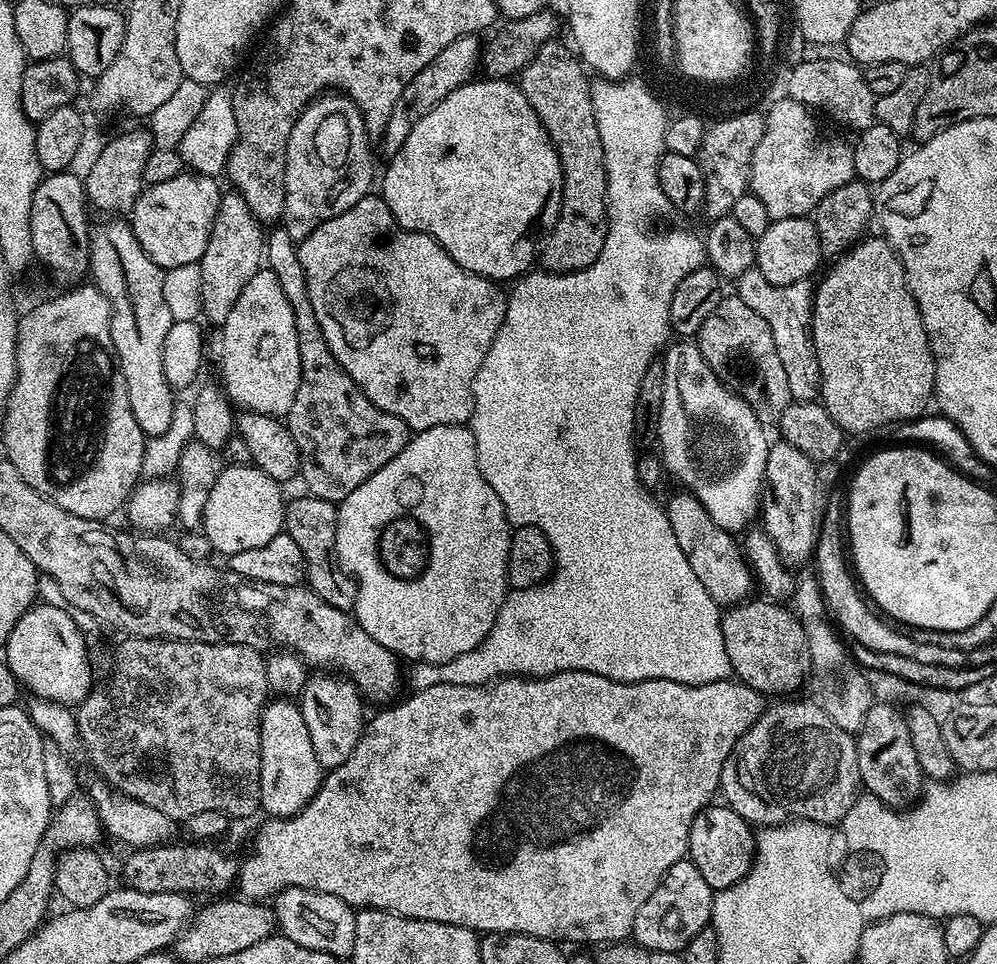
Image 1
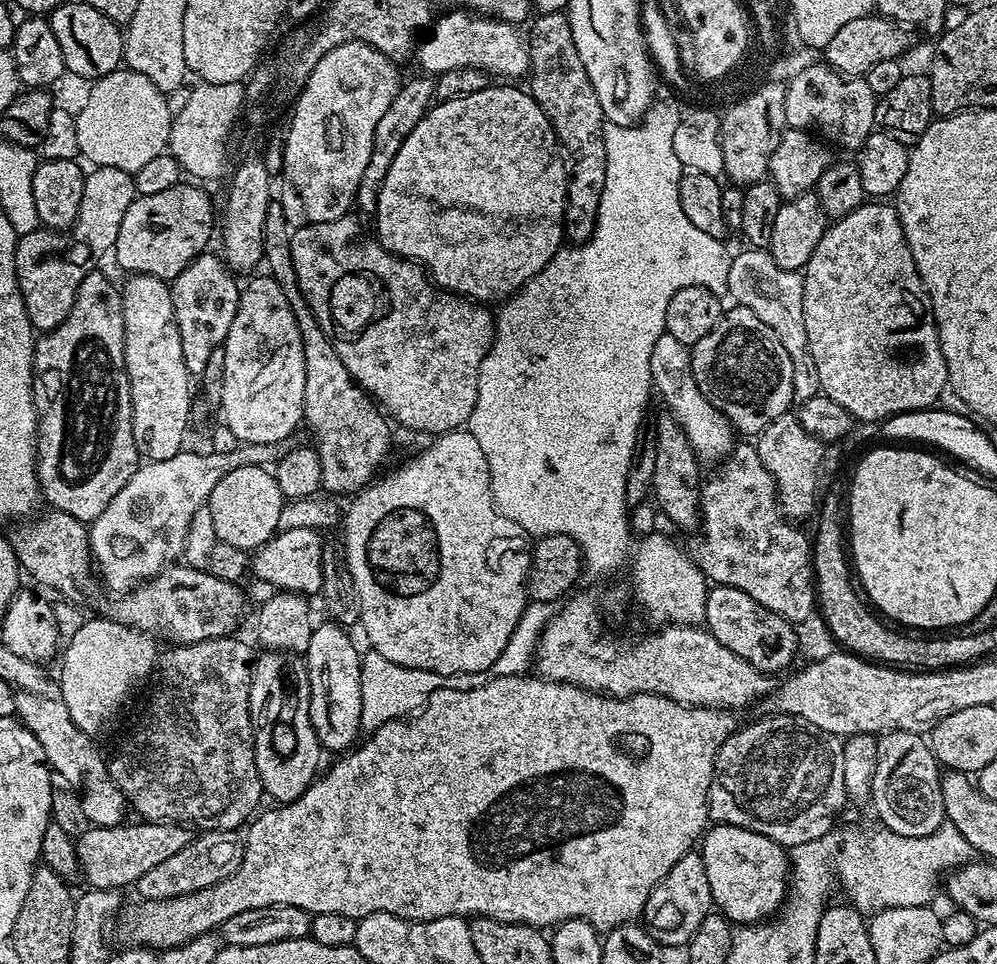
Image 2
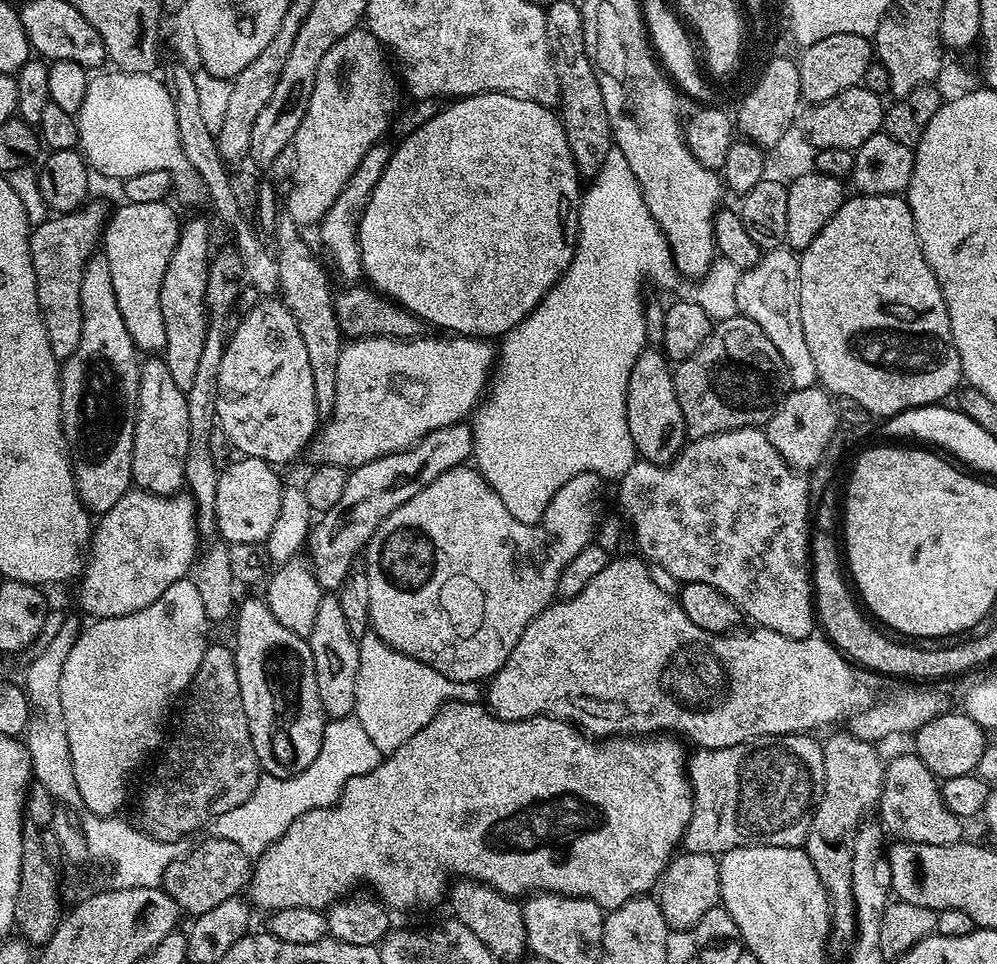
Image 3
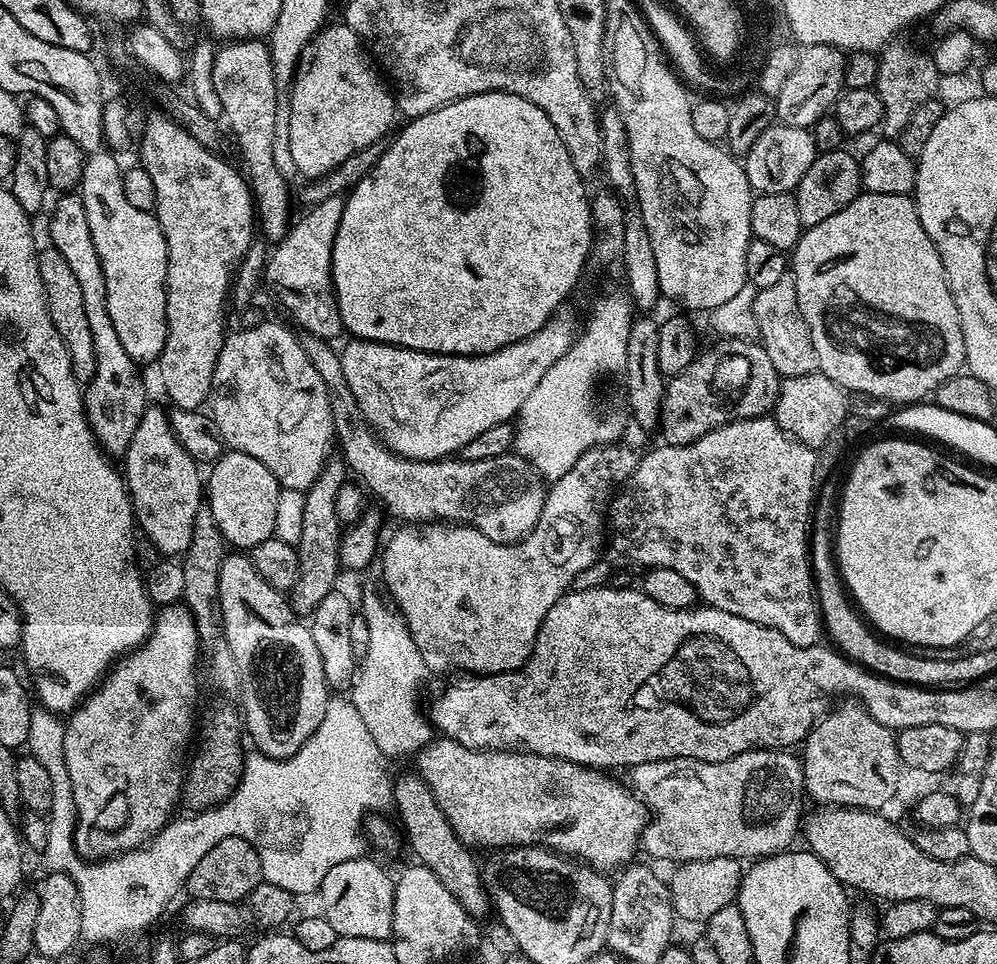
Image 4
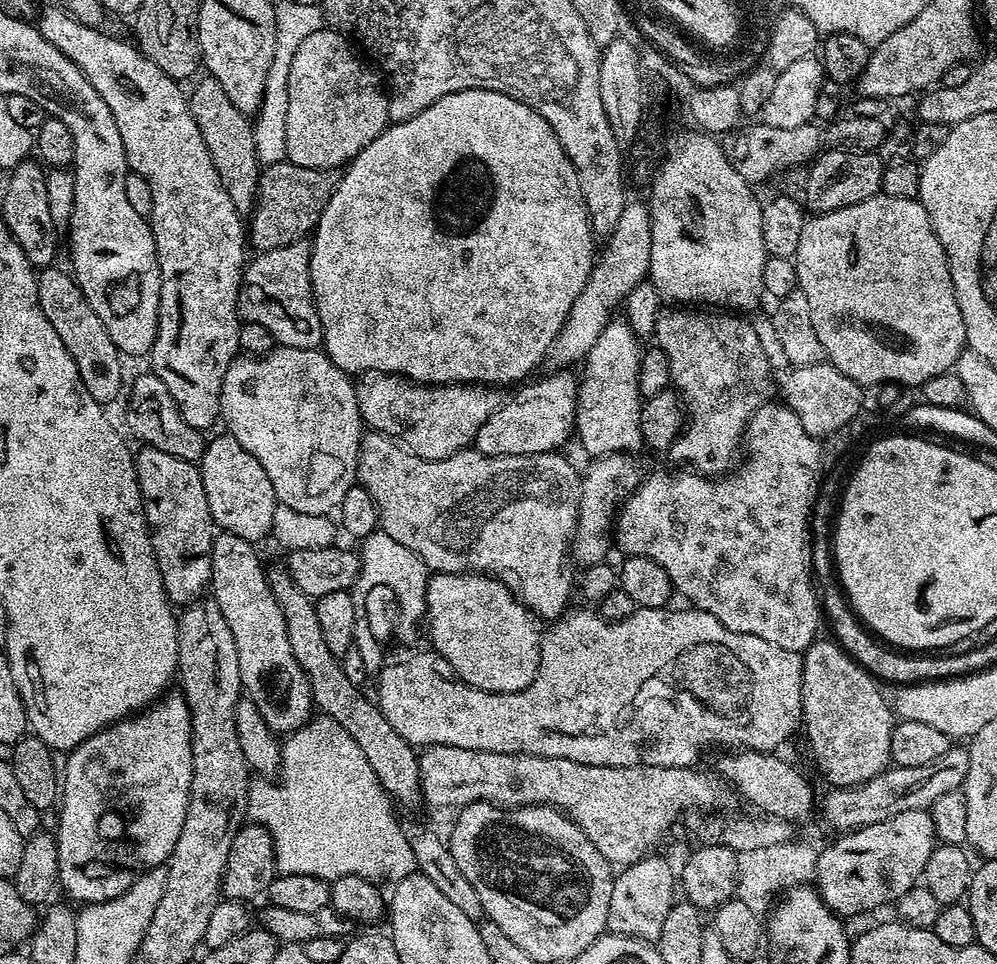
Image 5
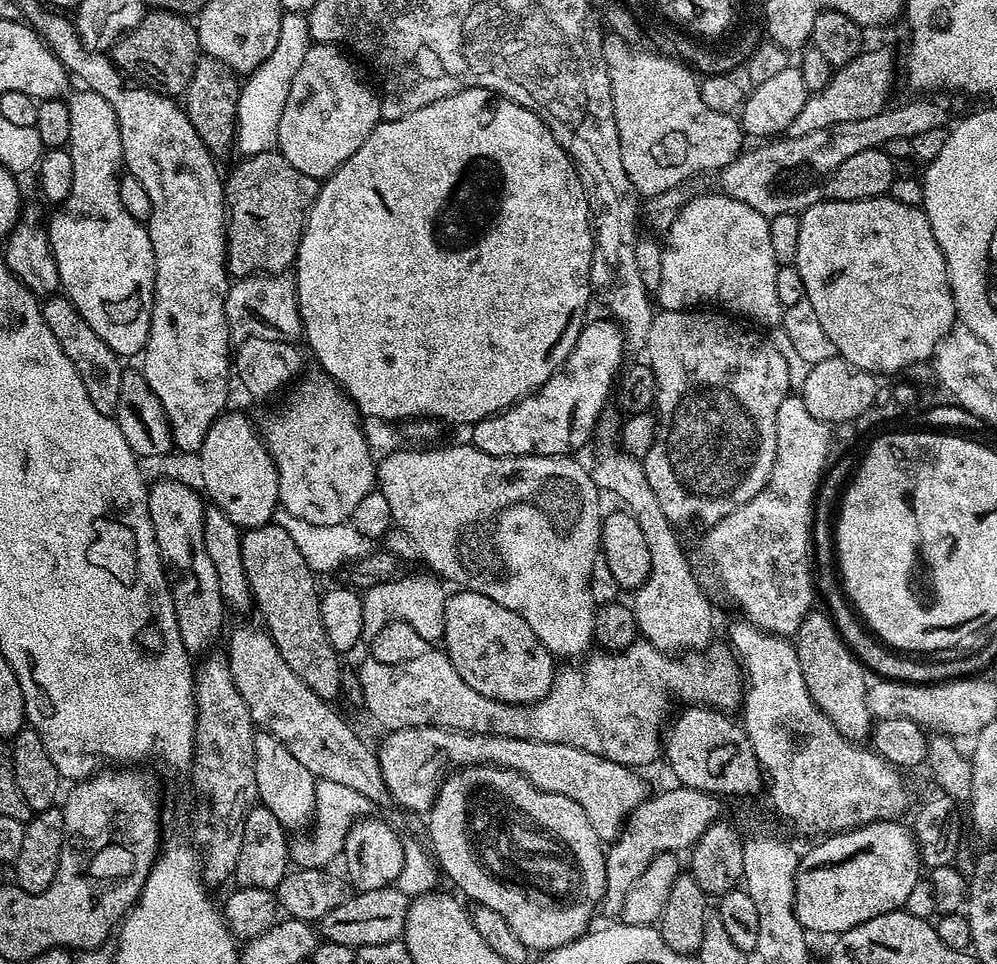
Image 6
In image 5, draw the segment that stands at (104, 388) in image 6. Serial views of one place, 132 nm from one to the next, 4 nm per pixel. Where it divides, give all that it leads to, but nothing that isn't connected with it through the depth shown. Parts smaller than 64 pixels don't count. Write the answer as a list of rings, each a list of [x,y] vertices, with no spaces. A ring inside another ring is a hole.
[[[57,266],[45,267],[37,275],[38,302],[42,306],[42,314],[58,330],[58,338],[62,338],[62,346],[70,350],[74,358],[74,366],[78,366],[78,374],[82,374],[82,382],[86,390],[90,390],[90,398],[100,404],[111,405],[110,402],[125,387],[124,364],[122,353],[114,346],[114,338],[106,334],[106,326],[102,326],[102,318],[94,314],[90,302],[86,302],[86,294],[82,294],[80,285],[67,271]]]

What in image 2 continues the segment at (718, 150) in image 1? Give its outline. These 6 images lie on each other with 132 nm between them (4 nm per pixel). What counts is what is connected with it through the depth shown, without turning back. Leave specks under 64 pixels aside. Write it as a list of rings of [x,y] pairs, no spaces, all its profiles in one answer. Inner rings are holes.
[[[778,83],[776,86],[762,85],[736,105],[723,109],[720,116],[722,162],[724,176],[733,185],[747,186],[768,176],[770,154],[774,154],[774,146],[778,146],[780,133],[789,127],[785,107],[785,85]]]

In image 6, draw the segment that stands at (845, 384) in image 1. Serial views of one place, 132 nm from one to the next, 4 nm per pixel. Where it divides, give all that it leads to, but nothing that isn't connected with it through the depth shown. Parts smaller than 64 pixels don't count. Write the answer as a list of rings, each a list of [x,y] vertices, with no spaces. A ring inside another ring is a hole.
[[[887,194],[854,202],[821,198],[799,213],[799,217],[795,267],[802,276],[805,297],[818,313],[822,330],[834,342],[836,355],[873,374],[900,374],[912,363],[931,361],[958,317],[948,281],[948,263],[934,238],[934,230],[930,230],[923,207],[894,202]]]

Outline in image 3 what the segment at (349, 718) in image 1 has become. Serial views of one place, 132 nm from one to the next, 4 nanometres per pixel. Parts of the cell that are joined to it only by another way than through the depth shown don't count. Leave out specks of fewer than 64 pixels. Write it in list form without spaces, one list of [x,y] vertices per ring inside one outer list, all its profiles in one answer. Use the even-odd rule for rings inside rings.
[[[324,594],[322,596],[313,630],[306,639],[314,658],[318,698],[322,698],[325,717],[341,720],[344,716],[352,716],[356,711],[360,645],[350,634],[350,626],[346,626],[339,595]]]

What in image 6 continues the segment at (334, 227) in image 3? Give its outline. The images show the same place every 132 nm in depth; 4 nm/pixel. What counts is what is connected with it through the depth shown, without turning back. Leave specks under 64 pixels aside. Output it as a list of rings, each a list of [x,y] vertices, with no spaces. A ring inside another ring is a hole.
[[[288,274],[245,276],[229,283],[226,294],[226,318],[229,333],[236,342],[251,336],[296,342],[304,334],[298,310],[296,281]]]

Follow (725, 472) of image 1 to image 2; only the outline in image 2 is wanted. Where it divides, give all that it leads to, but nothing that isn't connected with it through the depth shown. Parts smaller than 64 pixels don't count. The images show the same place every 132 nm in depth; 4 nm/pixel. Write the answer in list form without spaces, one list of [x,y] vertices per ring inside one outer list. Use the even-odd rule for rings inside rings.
[[[664,331],[654,342],[654,350],[650,350],[650,374],[655,391],[660,392],[667,411],[678,422],[678,426],[686,434],[697,460],[723,461],[734,447],[734,429],[730,421],[717,410],[713,404],[698,390],[698,382],[692,377],[692,354],[689,345],[678,342],[669,332]]]

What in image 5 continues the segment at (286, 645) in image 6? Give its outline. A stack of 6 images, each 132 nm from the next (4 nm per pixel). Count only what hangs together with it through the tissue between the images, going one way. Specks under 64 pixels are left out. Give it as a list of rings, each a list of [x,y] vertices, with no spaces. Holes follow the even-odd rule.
[[[269,567],[267,569],[268,584],[272,588],[274,598],[286,618],[286,632],[290,638],[294,656],[308,675],[312,690],[312,703],[325,716],[332,716],[362,746],[362,754],[366,754],[366,762],[374,770],[380,785],[392,797],[397,805],[420,804],[420,757],[417,749],[390,722],[386,722],[386,714],[382,714],[379,703],[364,693],[361,685],[350,682],[346,678],[346,670],[341,657],[330,654],[330,646],[326,646],[326,637],[322,634],[322,625],[318,622],[316,605],[313,597],[302,594],[298,586],[290,578],[287,567]]]

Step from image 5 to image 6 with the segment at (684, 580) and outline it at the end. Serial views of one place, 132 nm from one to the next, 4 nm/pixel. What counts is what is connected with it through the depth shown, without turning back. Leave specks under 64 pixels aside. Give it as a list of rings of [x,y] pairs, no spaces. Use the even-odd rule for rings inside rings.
[[[789,394],[784,399],[782,406],[778,406],[778,422],[776,423],[776,457],[774,458],[774,470],[766,482],[766,486],[755,496],[750,498],[740,508],[736,508],[726,518],[722,518],[717,524],[711,525],[704,536],[704,556],[708,559],[708,568],[712,571],[712,576],[716,579],[716,584],[720,587],[720,592],[740,611],[739,615],[753,624],[755,628],[761,628],[764,632],[772,632],[776,636],[785,638],[795,637],[797,630],[802,626],[802,622],[807,618],[809,612],[813,611],[812,592],[814,596],[814,552],[812,546],[812,518],[814,515],[814,501],[820,486],[820,481],[829,467],[827,462],[827,443],[830,442],[829,425],[823,424],[810,410],[806,410],[806,402],[802,402],[799,394]]]

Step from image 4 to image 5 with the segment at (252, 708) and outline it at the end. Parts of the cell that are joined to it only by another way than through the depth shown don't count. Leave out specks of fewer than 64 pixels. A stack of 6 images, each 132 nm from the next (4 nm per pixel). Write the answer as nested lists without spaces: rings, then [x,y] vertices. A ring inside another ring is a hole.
[[[220,532],[213,539],[210,596],[216,601],[218,610],[222,610],[222,618],[226,618],[226,626],[230,626],[230,634],[234,634],[234,642],[238,646],[238,666],[243,691],[254,702],[258,713],[262,714],[266,726],[272,732],[291,734],[308,723],[314,715],[312,690],[308,675],[302,670],[298,658],[294,656],[294,650],[291,649],[290,638],[286,632],[286,618],[268,584],[266,564],[260,561],[259,554],[252,548],[255,548],[253,541],[238,538],[238,534]]]

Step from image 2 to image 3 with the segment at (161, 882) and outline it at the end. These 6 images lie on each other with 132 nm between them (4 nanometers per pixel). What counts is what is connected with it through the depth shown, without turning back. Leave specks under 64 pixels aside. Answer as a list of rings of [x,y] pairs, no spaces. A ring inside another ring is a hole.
[[[207,838],[200,845],[189,847],[185,856],[180,856],[170,866],[166,866],[163,889],[174,902],[178,902],[181,913],[195,918],[206,910],[226,902],[231,896],[240,896],[247,889],[254,867],[253,861],[241,848],[229,840]]]

